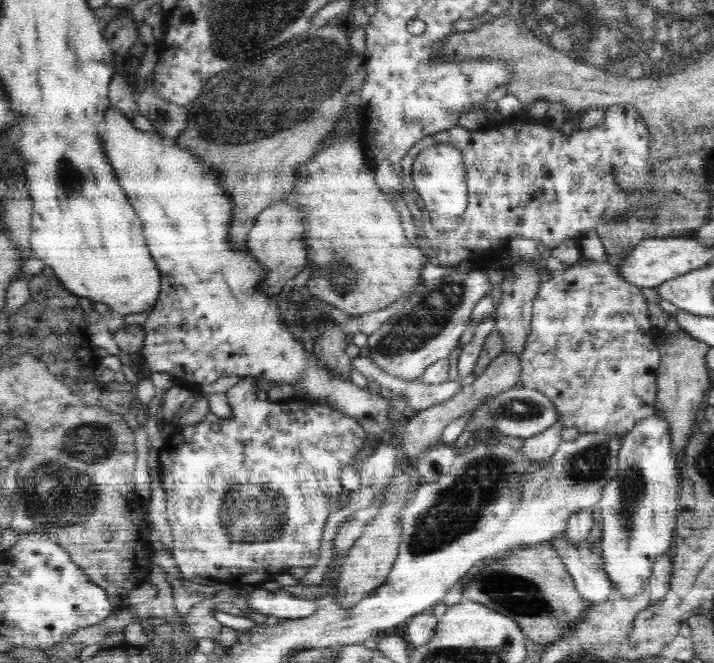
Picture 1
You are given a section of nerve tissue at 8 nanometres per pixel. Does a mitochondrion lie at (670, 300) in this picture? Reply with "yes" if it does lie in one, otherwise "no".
no

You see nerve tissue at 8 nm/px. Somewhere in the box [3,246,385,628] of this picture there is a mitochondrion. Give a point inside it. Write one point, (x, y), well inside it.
(58, 491)

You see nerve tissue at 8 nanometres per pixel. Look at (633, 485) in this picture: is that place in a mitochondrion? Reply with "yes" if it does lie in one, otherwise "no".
yes

